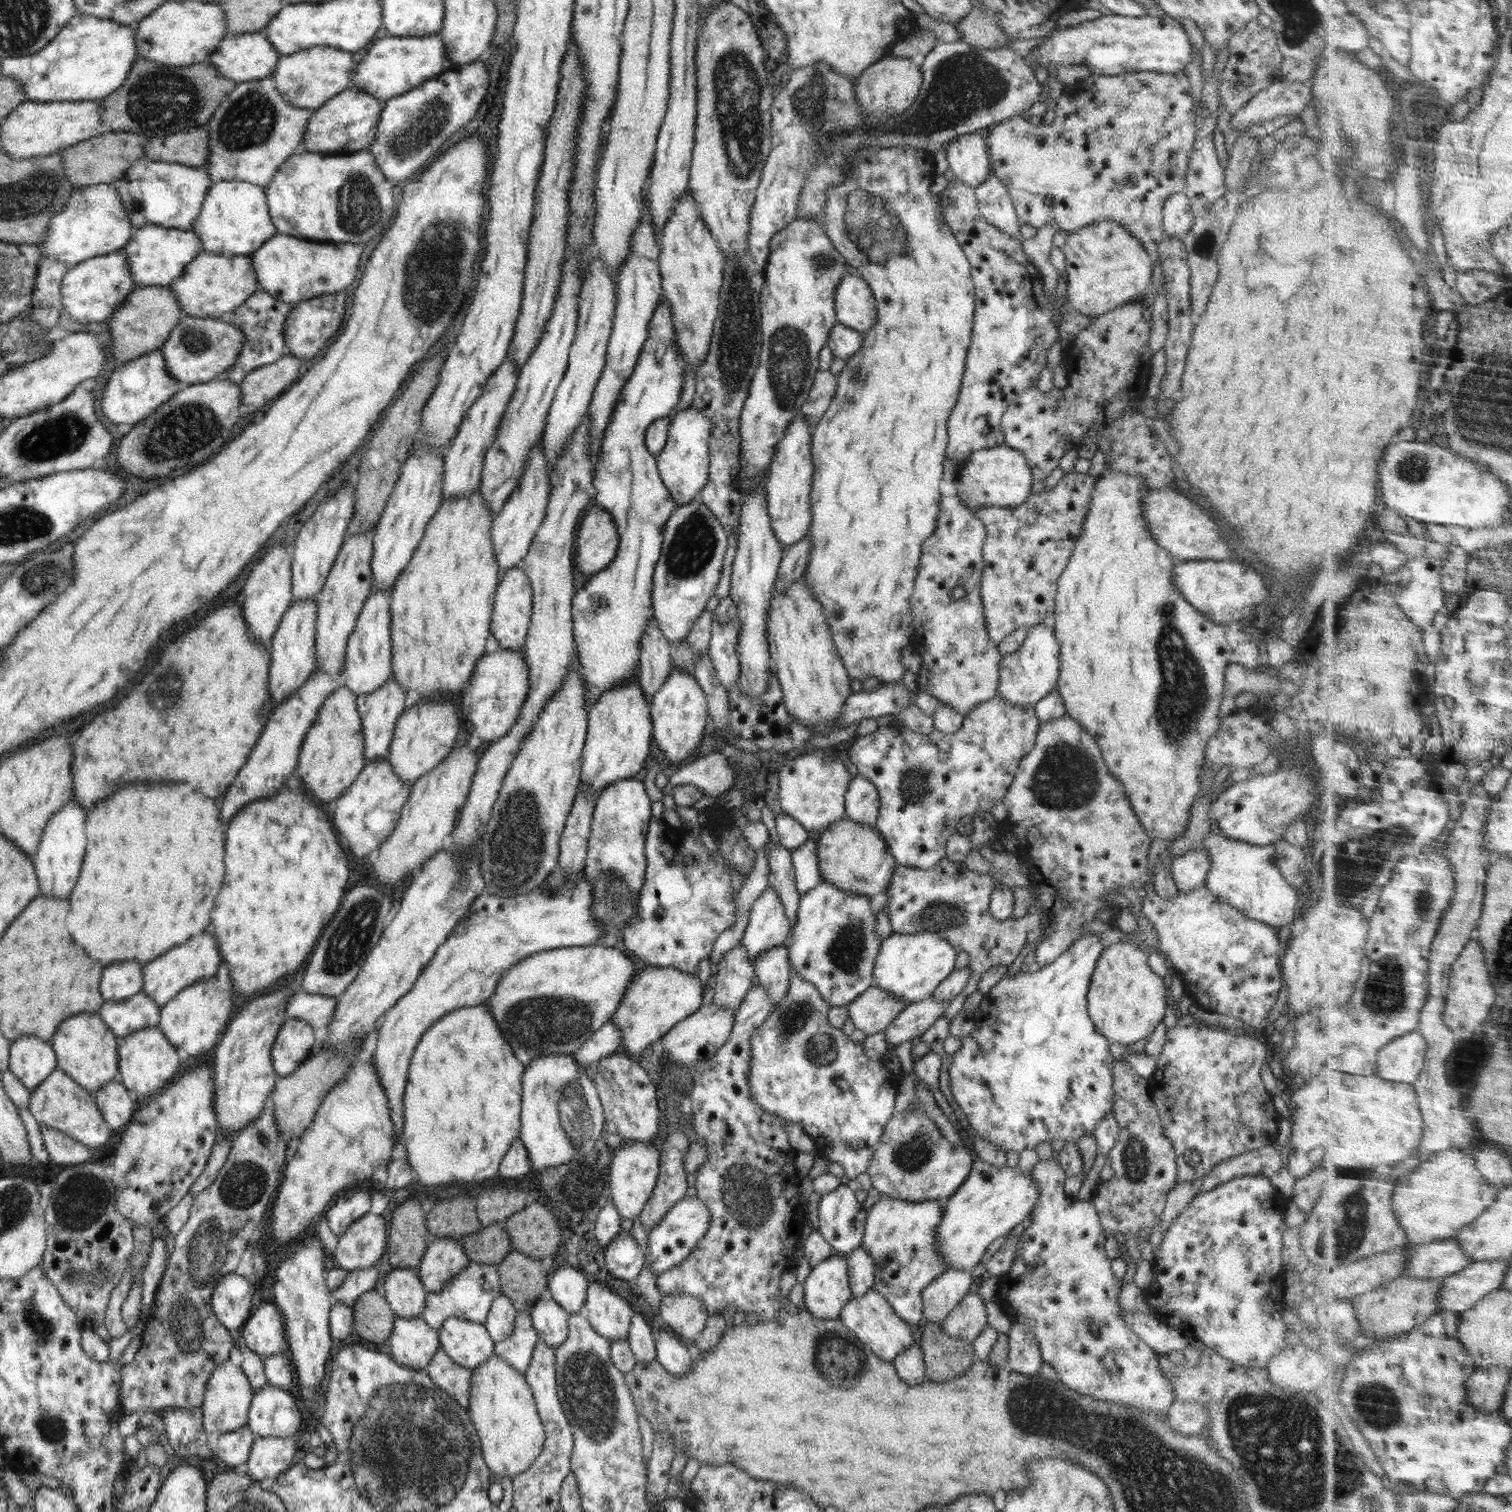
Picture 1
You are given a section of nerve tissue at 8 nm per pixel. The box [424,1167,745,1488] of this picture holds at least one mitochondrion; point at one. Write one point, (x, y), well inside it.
(588, 1390)

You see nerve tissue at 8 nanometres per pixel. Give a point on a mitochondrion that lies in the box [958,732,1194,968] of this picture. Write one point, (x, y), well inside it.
(1066, 776)

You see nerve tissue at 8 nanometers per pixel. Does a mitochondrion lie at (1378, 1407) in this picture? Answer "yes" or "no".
yes

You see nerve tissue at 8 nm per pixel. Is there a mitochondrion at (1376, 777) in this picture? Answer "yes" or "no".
no

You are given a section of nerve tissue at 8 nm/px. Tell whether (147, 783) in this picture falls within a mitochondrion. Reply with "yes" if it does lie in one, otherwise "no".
no

